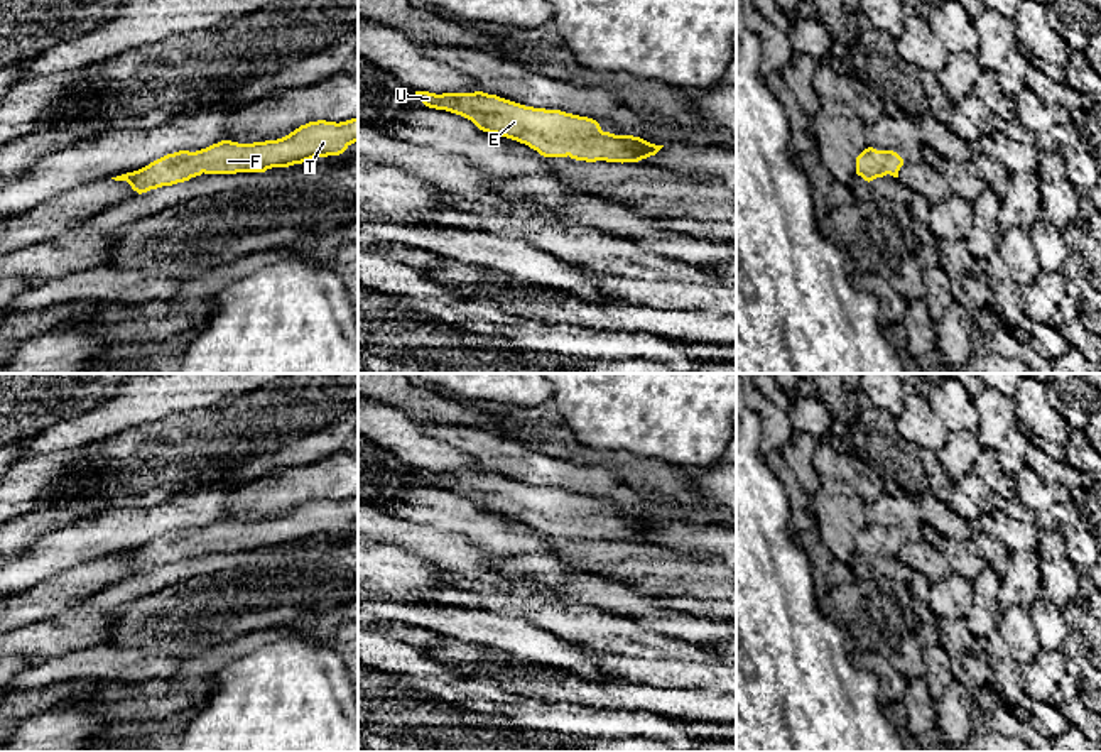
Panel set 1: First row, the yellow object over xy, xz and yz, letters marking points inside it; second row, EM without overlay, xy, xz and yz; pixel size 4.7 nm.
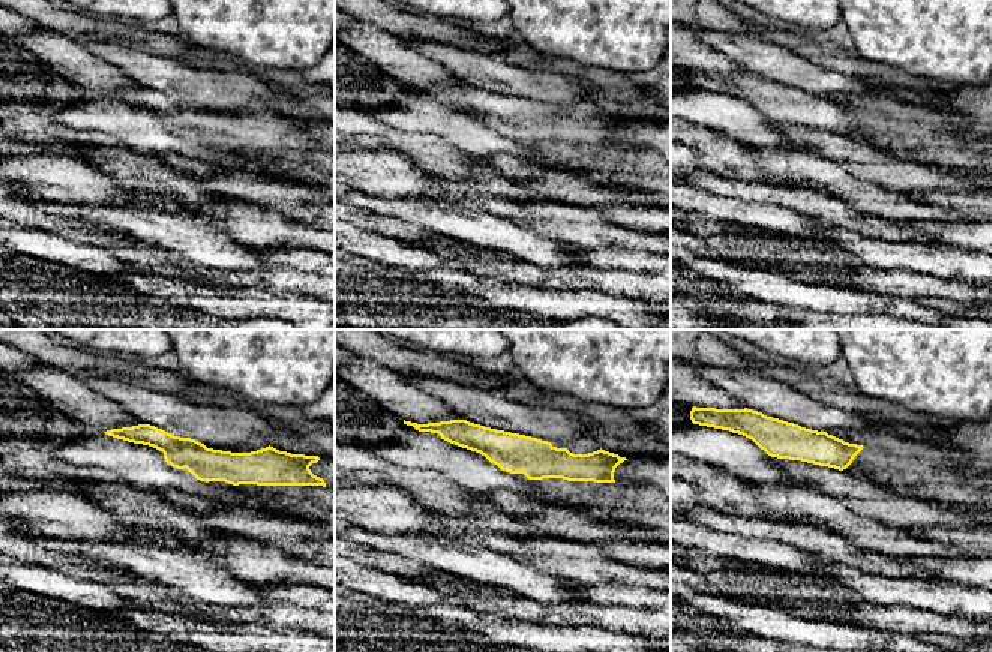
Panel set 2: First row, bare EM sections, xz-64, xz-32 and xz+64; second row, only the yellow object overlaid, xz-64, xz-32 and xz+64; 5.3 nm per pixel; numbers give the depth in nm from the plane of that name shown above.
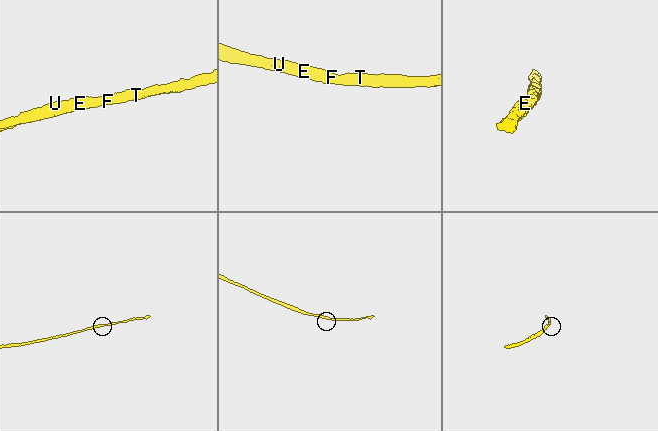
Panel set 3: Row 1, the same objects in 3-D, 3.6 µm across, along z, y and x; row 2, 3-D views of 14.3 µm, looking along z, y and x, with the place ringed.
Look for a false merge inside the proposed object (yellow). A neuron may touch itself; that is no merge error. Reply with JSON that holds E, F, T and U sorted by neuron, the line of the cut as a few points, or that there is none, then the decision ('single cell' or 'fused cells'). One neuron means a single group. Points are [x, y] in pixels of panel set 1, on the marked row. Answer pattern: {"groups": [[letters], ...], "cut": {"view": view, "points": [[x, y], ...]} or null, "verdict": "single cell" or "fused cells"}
{"groups": [["E", "F", "T", "U"]], "cut": null, "verdict": "single cell"}

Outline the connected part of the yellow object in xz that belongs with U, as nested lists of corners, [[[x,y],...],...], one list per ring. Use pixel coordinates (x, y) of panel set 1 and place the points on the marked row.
[[[415,91],[429,108],[446,110],[471,120],[480,130],[529,145],[544,157],[571,157],[596,162],[638,162],[664,145],[633,135],[603,132],[588,117],[525,106],[496,95]]]

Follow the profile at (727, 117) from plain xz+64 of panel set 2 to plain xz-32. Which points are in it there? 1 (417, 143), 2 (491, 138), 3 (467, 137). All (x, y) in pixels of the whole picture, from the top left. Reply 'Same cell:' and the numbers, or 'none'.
Same cell: 2, 3

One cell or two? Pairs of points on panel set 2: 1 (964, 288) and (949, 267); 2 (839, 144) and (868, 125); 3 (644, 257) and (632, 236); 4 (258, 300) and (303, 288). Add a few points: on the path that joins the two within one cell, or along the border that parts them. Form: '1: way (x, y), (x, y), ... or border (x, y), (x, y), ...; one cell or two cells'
1: border (923, 272), (946, 279), (971, 282); two cells
2: border (844, 134), (862, 138), (883, 150); two cells
3: border (605, 246), (644, 251); two cells
4: border (243, 287), (285, 296); two cells

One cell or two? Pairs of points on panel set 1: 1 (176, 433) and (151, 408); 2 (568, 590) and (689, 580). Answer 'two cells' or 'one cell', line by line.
1: two cells
2: two cells

